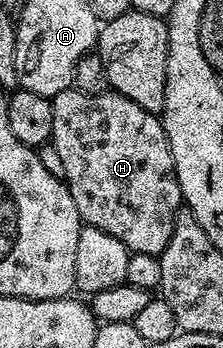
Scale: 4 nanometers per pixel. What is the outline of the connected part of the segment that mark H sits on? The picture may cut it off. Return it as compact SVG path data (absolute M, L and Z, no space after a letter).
M72 86L50 97L50 102L53 106L53 134L49 142L61 158L62 179L69 194L73 194L73 206L77 206L80 221L88 228L113 234L117 242L125 242L130 253L159 257L165 246L169 246L169 238L173 238L175 216L184 207L162 119L154 112L141 110L137 102L129 102L129 98L120 92L110 90L101 94L85 94Z

